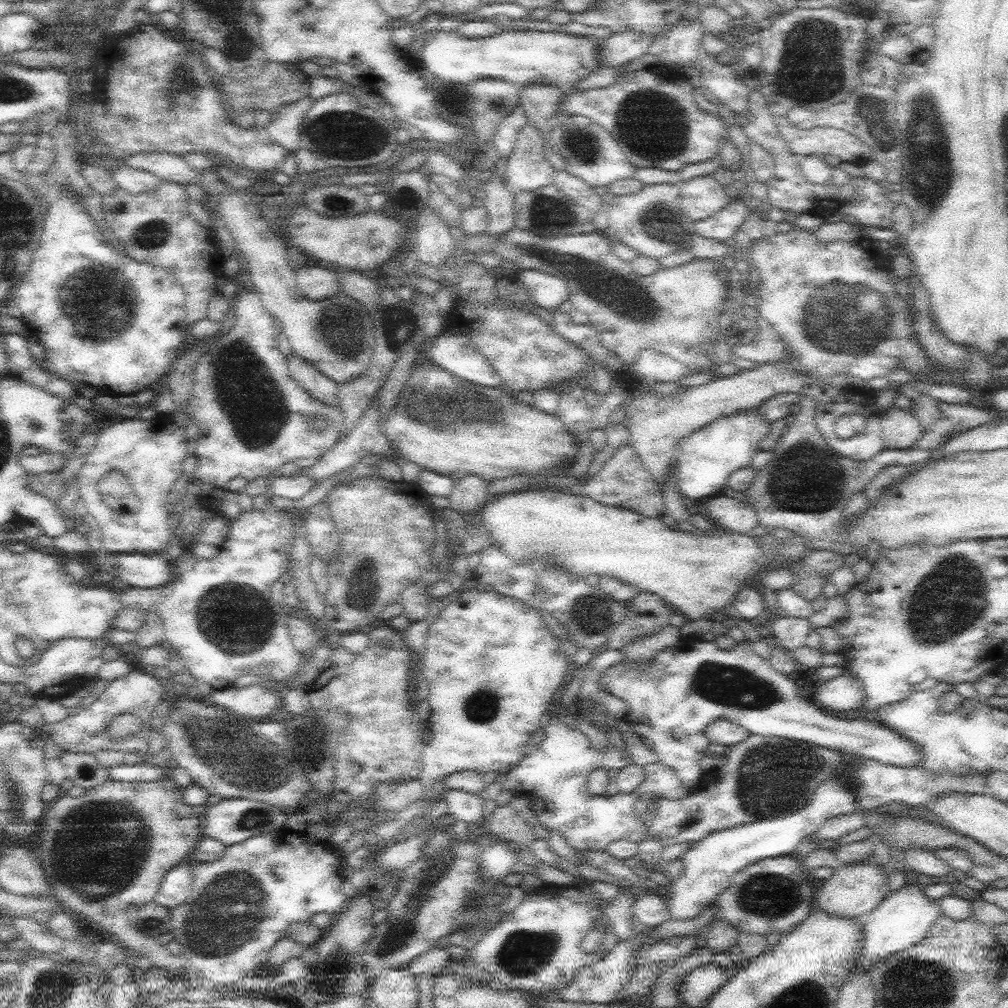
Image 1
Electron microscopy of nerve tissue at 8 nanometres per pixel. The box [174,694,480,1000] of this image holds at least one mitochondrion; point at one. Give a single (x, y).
(227, 911)

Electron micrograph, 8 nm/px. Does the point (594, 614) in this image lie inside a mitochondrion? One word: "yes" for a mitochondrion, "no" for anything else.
yes

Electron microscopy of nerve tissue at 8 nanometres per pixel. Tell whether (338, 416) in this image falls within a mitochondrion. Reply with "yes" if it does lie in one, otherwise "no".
no

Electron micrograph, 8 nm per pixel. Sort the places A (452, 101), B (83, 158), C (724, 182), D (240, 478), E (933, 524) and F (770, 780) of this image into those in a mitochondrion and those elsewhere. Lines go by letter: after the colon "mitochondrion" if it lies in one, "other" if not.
A: other
B: other
C: other
D: other
E: other
F: mitochondrion

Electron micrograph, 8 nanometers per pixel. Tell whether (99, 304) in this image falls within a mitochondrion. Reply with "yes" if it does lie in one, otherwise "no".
yes

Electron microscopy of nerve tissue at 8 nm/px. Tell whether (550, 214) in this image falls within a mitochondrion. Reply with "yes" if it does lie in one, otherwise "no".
yes

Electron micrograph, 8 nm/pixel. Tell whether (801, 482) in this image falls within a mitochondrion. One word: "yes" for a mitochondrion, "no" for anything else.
yes

